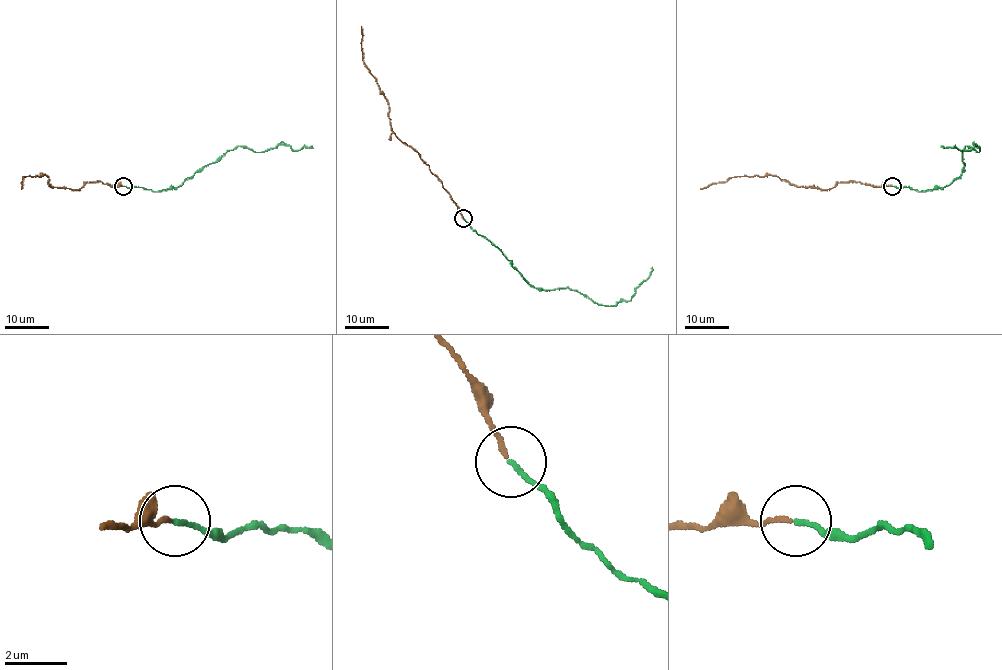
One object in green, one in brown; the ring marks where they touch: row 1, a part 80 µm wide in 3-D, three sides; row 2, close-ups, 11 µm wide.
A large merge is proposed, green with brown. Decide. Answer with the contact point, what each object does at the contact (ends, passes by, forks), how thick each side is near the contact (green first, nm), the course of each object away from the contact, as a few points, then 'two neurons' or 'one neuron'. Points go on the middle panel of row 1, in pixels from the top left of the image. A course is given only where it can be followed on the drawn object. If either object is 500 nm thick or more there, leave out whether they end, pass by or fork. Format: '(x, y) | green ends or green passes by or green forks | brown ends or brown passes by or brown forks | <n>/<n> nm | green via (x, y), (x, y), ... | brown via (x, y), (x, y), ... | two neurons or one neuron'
(463, 218) | green ends | brown ends | 130/140 nm | green via (463, 219), (535, 287), (568, 287), (598, 304), (612, 306), (629, 301), (652, 267) | brown via (463, 218), (460, 208), (419, 154), (392, 130), (387, 100), (363, 61), (361, 26) | one neuron

